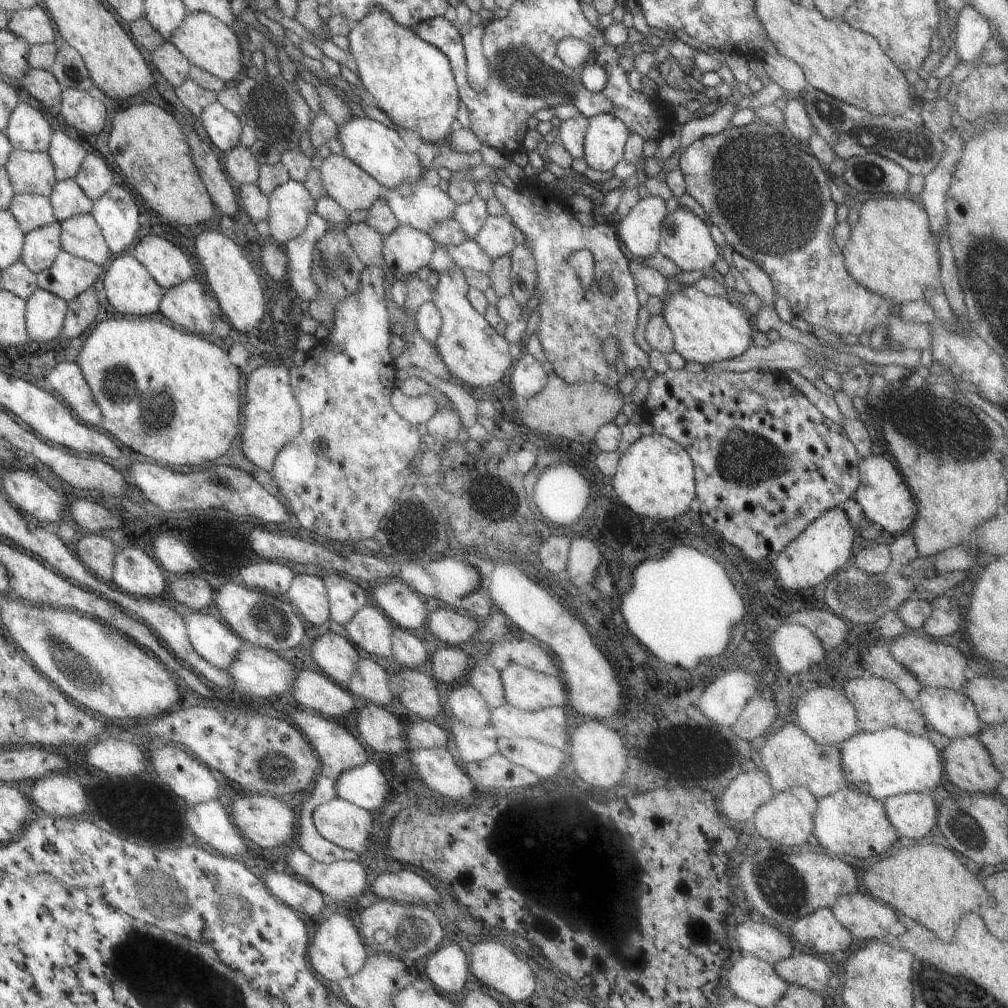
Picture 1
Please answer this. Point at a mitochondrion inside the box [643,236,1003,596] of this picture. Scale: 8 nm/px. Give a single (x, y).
(959, 437)

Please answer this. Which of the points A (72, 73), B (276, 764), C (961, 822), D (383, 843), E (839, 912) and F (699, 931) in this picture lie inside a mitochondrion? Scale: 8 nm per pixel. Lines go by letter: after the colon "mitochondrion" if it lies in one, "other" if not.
A: mitochondrion
B: mitochondrion
C: mitochondrion
D: other
E: other
F: other

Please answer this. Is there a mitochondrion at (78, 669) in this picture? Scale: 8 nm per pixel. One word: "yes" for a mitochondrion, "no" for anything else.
yes

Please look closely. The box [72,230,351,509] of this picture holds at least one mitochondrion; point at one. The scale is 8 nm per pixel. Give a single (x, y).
(154, 401)

